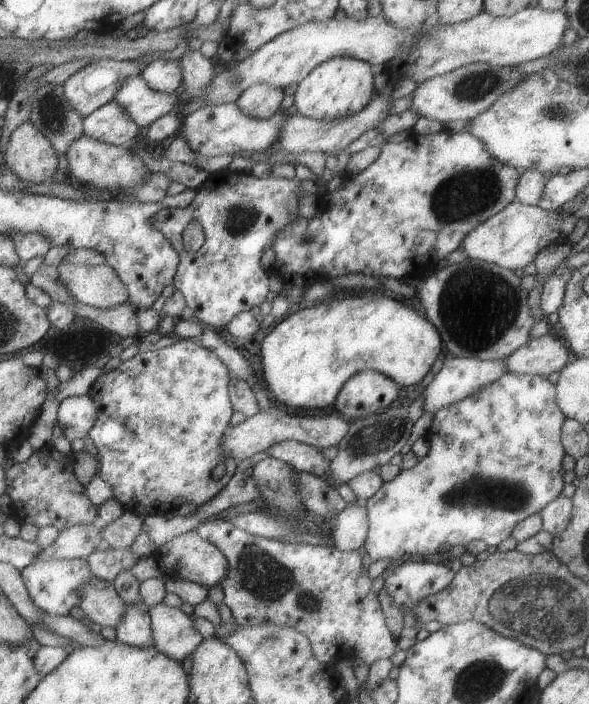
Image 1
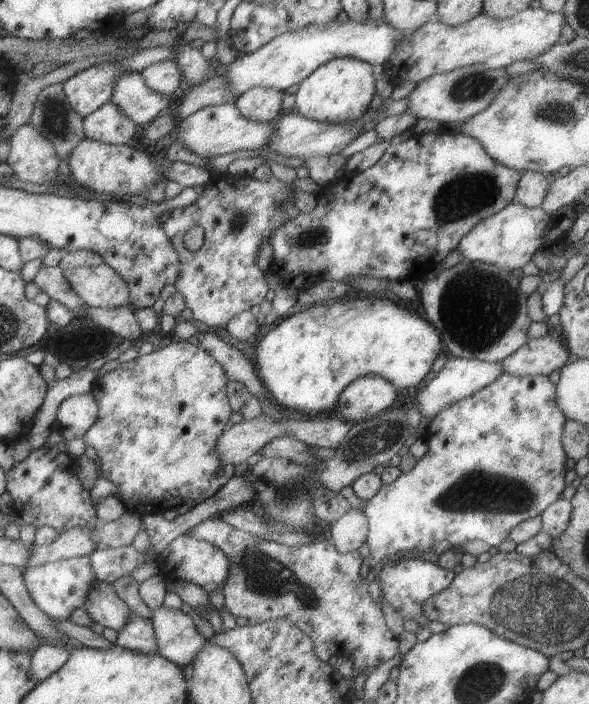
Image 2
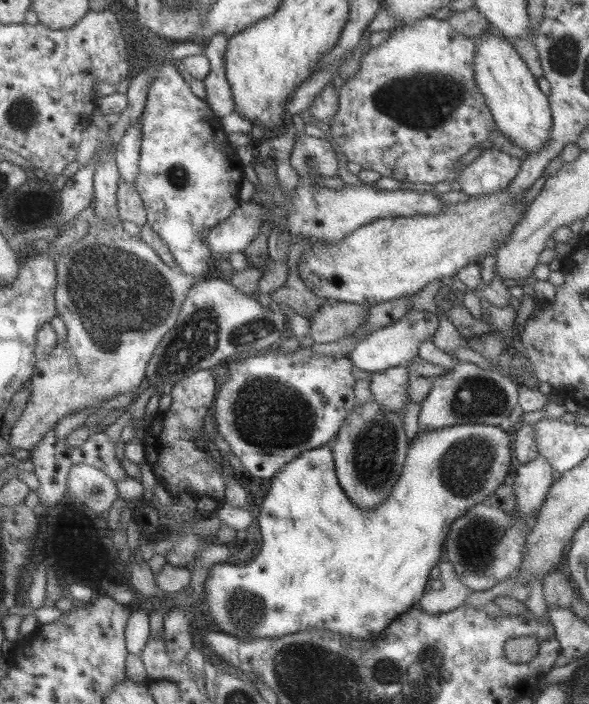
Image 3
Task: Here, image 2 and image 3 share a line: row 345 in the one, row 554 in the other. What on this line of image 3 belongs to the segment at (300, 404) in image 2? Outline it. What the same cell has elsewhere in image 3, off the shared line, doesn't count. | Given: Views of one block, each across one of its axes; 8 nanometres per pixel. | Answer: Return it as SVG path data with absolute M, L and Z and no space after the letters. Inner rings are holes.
M454 424L447 428L418 432L409 444L404 470L398 477L396 485L392 487L392 493L386 497L386 501L378 504L374 509L360 509L344 493L335 472L335 460L332 457L333 442L330 445L301 452L271 478L271 485L262 502L258 516L263 540L258 555L244 566L226 562L214 564L209 569L209 576L204 580L205 596L203 601L203 605L208 605L208 614L212 615L220 631L236 637L239 641L242 639L244 641L254 641L254 639L260 638L274 639L302 632L304 629L328 629L334 633L357 639L365 639L382 633L384 629L388 628L390 622L416 606L417 602L424 596L426 586L429 586L431 581L431 571L438 567L440 560L444 558L443 544L444 540L447 539L452 522L470 507L487 502L488 497L494 494L500 484L504 483L504 478L510 472L510 462L512 462L512 448L510 447L512 439L512 429L508 426L498 427L488 424Z

